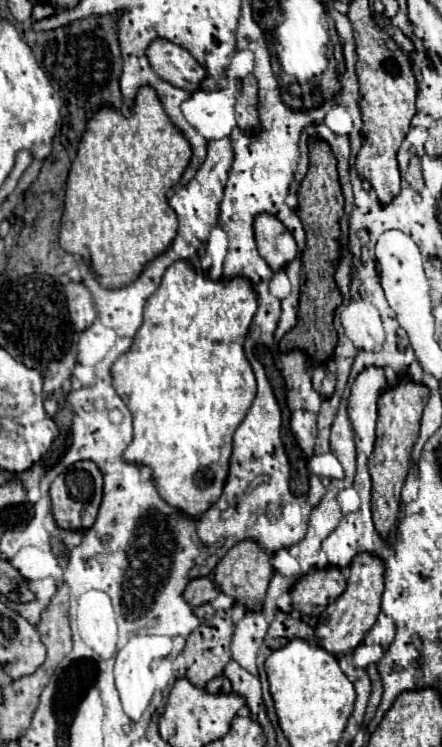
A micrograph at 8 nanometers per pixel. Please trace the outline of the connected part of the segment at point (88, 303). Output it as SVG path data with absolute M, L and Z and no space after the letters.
M70 282L66 286L66 300L68 300L68 312L72 316L74 328L78 332L86 330L96 320L96 316L98 316L90 290L84 284Z

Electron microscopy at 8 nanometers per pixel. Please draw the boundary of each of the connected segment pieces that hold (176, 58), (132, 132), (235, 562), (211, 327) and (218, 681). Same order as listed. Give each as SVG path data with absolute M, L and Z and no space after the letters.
M154 40L148 48L148 60L162 80L188 94L200 90L200 84L206 78L206 70L194 60L194 56L168 40Z
M138 88L128 116L112 106L100 108L86 124L66 180L60 246L70 254L80 254L96 272L100 284L124 284L124 280L132 280L132 276L136 276L152 256L164 252L176 236L176 214L166 202L166 192L178 184L190 158L192 148L188 140L168 118L154 88Z
M248 538L248 540L234 544L224 554L224 558L218 562L214 570L214 580L224 594L232 596L236 602L242 602L248 610L256 610L256 608L262 608L272 574L274 574L274 568L270 564L270 554L256 540Z
M180 260L166 270L160 286L148 298L148 302L144 306L144 322L142 322L140 330L136 332L136 338L134 338L130 350L126 354L122 354L112 366L114 390L124 400L124 404L128 406L128 410L132 412L132 418L134 418L134 438L128 444L128 448L122 452L122 460L128 462L128 464L150 466L152 478L154 478L154 484L156 484L156 490L158 490L160 498L168 506L180 510L184 516L188 516L192 520L200 520L202 514L222 496L222 490L224 490L224 484L226 484L226 478L228 478L228 462L230 462L230 454L232 454L234 430L244 420L244 416L246 416L246 412L248 412L248 408L250 408L250 404L256 396L256 378L254 378L252 366L248 364L248 360L244 356L244 348L242 348L244 336L248 332L248 326L252 322L254 312L256 312L256 292L252 290L252 284L248 284L248 280L234 278L226 284L224 282L214 282L206 274L196 274L186 262Z
M218 676L218 678L212 678L206 684L206 690L208 692L224 692L224 694L228 694L228 692L232 692L232 684L230 684L230 680L226 676Z

